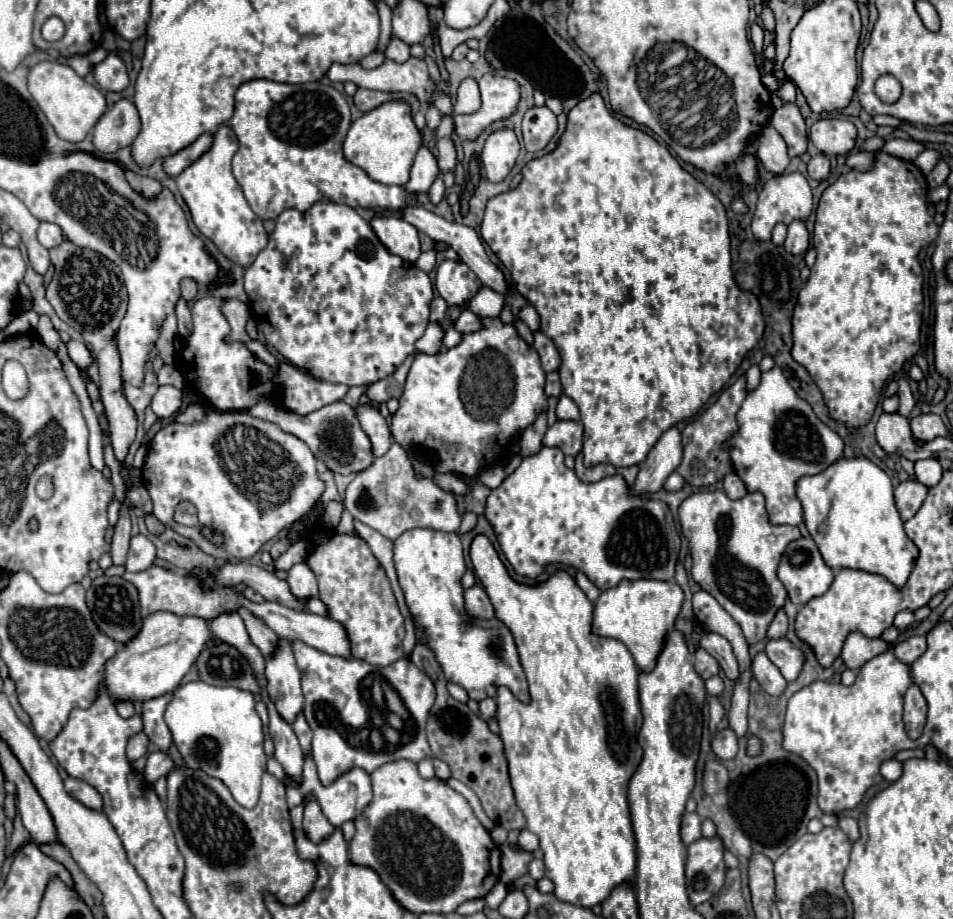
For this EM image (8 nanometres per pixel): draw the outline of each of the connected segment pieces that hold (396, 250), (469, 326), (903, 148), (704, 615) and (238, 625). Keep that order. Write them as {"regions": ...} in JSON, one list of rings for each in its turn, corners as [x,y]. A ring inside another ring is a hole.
{"regions":[[[[388,215],[388,217],[374,217],[370,225],[378,235],[378,239],[390,249],[390,253],[410,263],[414,263],[420,257],[418,229],[408,221]]],[[[462,311],[460,319],[458,319],[458,331],[460,333],[476,333],[482,329],[482,319],[478,315],[474,315],[472,311]]],[[[888,139],[888,141],[884,141],[884,145],[880,149],[884,153],[894,155],[894,157],[914,161],[918,157],[918,153],[922,153],[926,147],[918,141],[912,141],[912,139]]],[[[698,591],[692,597],[694,615],[700,623],[704,623],[710,631],[726,637],[734,649],[734,655],[738,659],[740,671],[746,671],[752,665],[752,659],[748,655],[748,643],[742,637],[742,629],[738,629],[738,623],[718,605],[718,601],[708,591]]],[[[226,613],[226,617],[218,617],[218,621],[210,621],[210,629],[214,631],[216,637],[234,645],[248,659],[260,685],[266,687],[266,679],[264,679],[266,659],[262,657],[262,653],[258,653],[258,649],[254,649],[254,645],[250,645],[250,637],[246,633],[246,627],[244,627],[244,621],[240,619],[240,615],[238,613]]]]}

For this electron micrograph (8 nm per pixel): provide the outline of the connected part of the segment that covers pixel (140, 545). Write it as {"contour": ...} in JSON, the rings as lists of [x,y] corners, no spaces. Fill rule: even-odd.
{"contour":[[[134,535],[130,541],[130,551],[128,551],[128,561],[126,569],[128,571],[142,571],[148,569],[156,559],[156,547],[154,543],[144,537],[144,535]]]}

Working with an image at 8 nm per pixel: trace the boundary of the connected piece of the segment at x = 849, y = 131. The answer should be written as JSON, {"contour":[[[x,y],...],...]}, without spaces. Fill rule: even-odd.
{"contour":[[[820,119],[810,127],[810,139],[826,155],[846,155],[856,143],[856,127],[848,119]]]}

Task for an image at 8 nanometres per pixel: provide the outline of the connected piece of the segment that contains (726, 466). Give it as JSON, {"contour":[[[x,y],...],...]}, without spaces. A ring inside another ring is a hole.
{"contour":[[[738,377],[730,387],[726,387],[722,391],[722,395],[716,399],[716,403],[712,403],[702,415],[698,415],[696,419],[692,419],[690,423],[686,423],[686,427],[682,429],[682,445],[684,445],[684,459],[682,465],[678,467],[678,473],[682,473],[682,477],[696,487],[702,485],[714,485],[716,481],[724,479],[726,473],[732,471],[730,465],[730,455],[722,449],[722,443],[734,433],[734,429],[738,427],[736,423],[736,413],[742,405],[742,401],[746,399],[746,377]]]}

